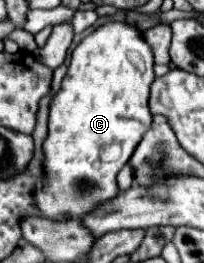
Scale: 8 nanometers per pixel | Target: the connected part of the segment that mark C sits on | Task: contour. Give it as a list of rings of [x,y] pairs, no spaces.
[[[111,20],[95,28],[85,36],[71,54],[71,64],[63,78],[59,94],[49,108],[49,134],[43,144],[43,188],[37,190],[37,204],[51,220],[79,220],[91,212],[93,206],[113,198],[117,194],[117,172],[131,158],[139,140],[151,126],[151,112],[147,106],[149,86],[155,80],[153,74],[153,50],[145,42],[143,32],[129,22]]]

